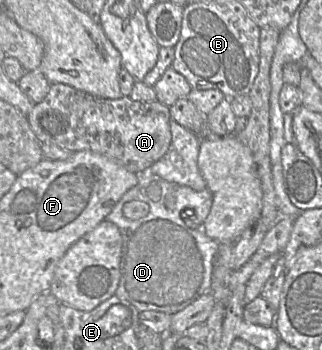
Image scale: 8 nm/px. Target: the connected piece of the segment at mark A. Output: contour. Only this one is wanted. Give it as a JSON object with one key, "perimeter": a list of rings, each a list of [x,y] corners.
{"perimeter":[[[51,84],[46,97],[26,115],[32,131],[42,145],[56,145],[70,151],[89,150],[101,154],[131,172],[142,172],[163,157],[172,139],[170,109],[157,100],[134,101],[129,96],[118,99],[98,98],[65,84]]]}

